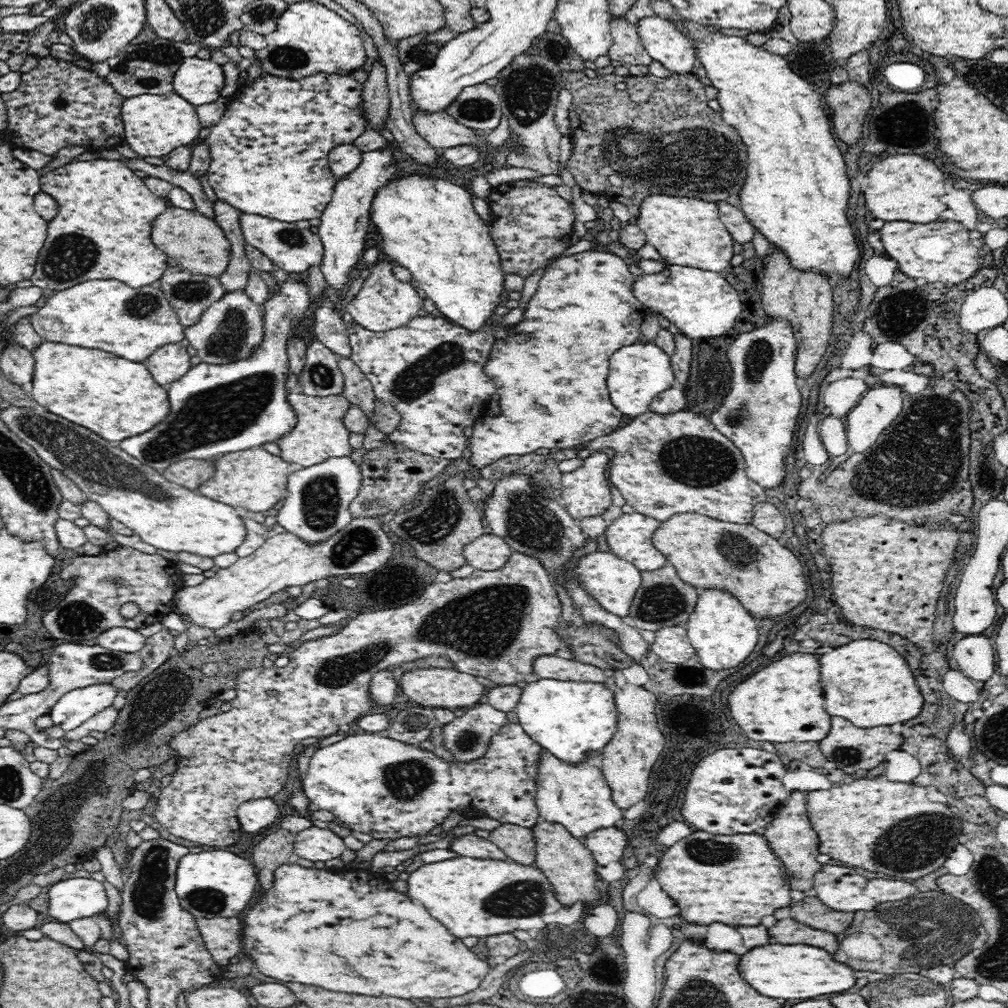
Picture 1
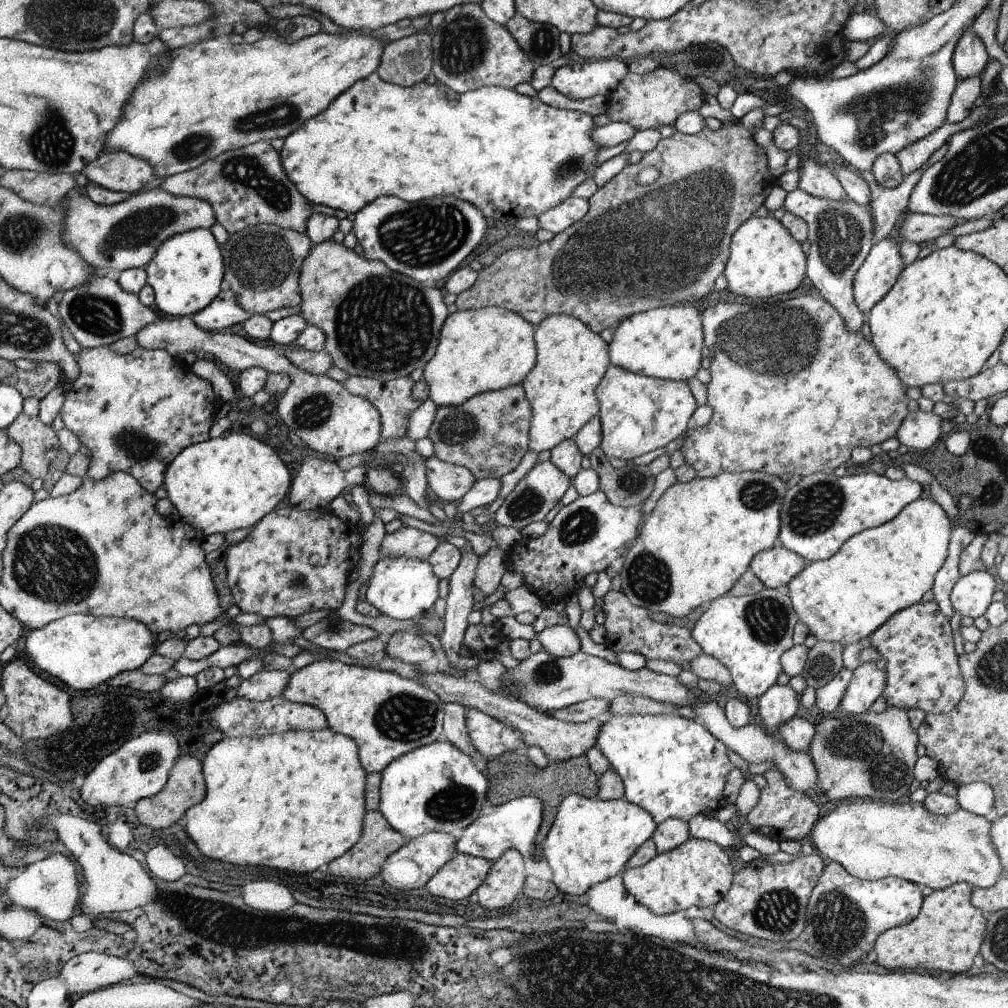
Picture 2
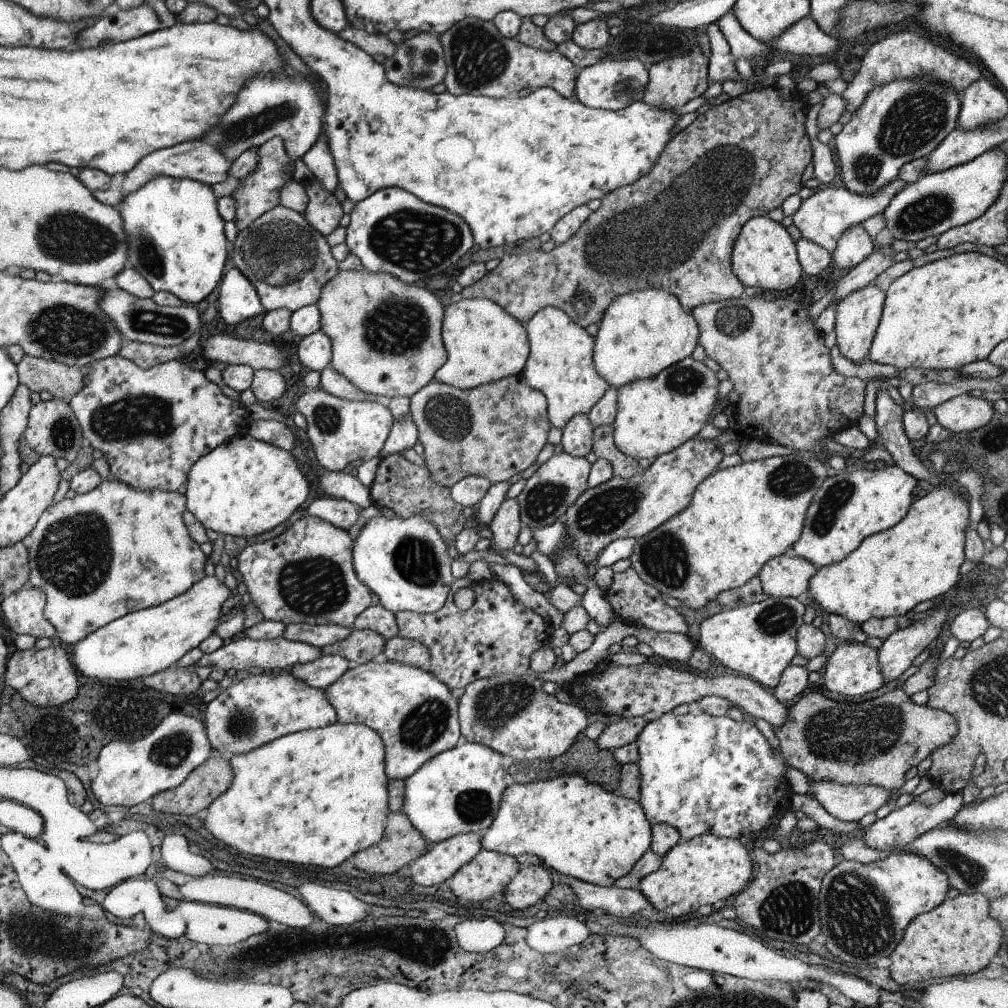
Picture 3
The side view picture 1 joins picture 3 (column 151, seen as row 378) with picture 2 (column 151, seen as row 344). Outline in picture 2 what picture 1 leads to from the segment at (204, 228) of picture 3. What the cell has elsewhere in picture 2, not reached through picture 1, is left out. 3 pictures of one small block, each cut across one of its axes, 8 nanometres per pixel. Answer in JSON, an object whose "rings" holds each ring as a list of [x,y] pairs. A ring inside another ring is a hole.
{"rings":[[[197,228],[168,237],[145,267],[147,284],[155,292],[155,303],[161,316],[192,316],[214,302],[220,294],[222,274],[226,272],[222,255],[210,229]]]}

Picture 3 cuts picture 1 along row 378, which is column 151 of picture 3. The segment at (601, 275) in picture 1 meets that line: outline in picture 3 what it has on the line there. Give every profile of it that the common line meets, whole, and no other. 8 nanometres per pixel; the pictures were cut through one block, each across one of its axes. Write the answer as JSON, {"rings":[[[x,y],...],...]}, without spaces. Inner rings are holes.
{"rings":[[[103,479],[94,490],[89,493],[76,493],[71,499],[64,499],[60,503],[51,504],[46,511],[43,512],[42,518],[35,524],[34,530],[22,542],[28,549],[29,560],[29,582],[28,585],[36,588],[41,588],[47,593],[47,606],[45,608],[45,616],[53,625],[55,625],[56,635],[63,643],[73,645],[83,637],[91,635],[99,628],[126,616],[132,611],[139,611],[142,608],[152,608],[162,603],[167,603],[170,599],[183,594],[202,580],[204,576],[204,560],[206,556],[202,554],[201,546],[194,542],[188,534],[188,528],[184,526],[184,512],[187,508],[187,500],[185,495],[178,491],[155,491],[139,490],[131,485],[127,485],[122,480],[114,481]]]}

